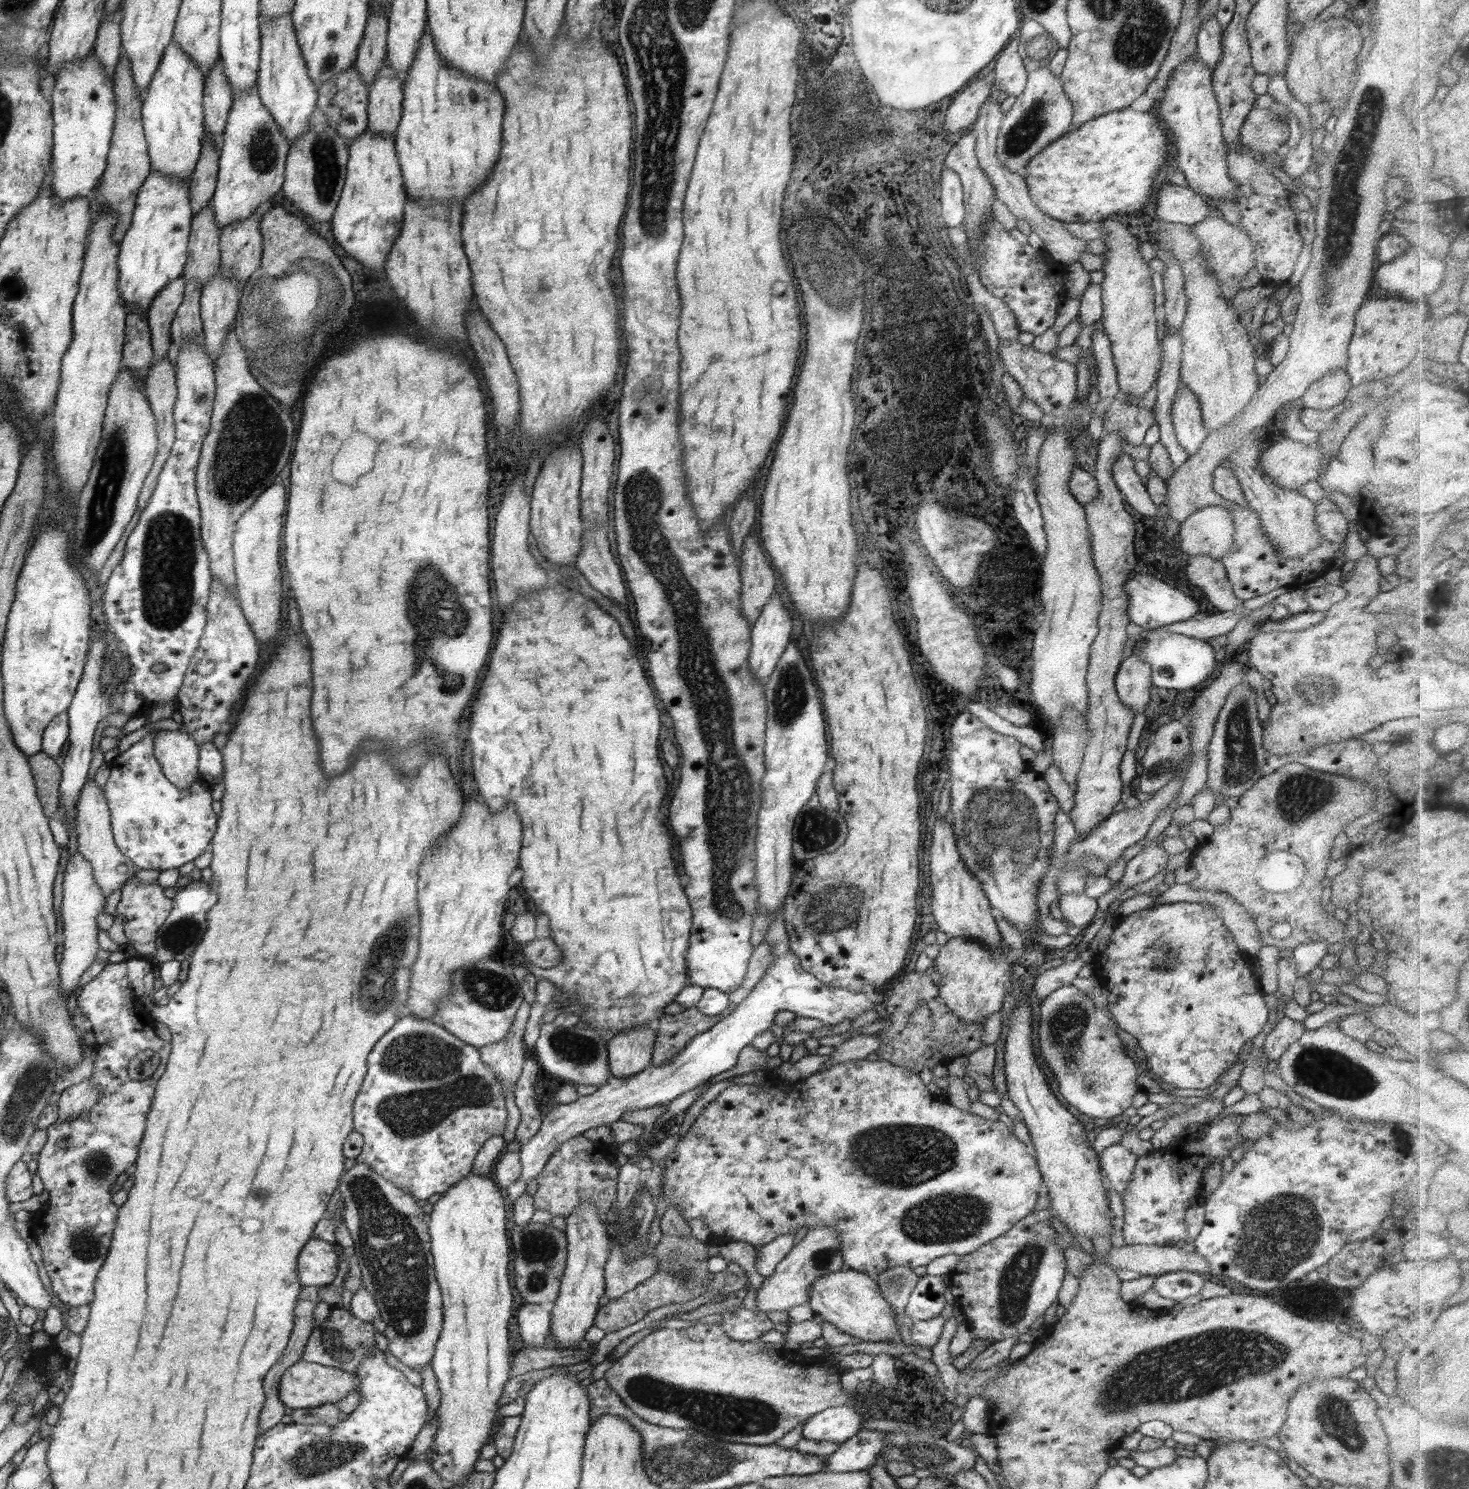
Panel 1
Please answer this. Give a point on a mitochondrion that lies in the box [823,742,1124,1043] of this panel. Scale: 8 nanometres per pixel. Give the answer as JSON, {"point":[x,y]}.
{"point":[1004,831]}

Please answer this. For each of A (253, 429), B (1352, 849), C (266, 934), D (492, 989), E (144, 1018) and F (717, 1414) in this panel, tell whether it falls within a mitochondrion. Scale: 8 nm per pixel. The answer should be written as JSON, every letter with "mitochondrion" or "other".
{"A":"mitochondrion","B":"other","C":"other","D":"mitochondrion","E":"other","F":"mitochondrion"}

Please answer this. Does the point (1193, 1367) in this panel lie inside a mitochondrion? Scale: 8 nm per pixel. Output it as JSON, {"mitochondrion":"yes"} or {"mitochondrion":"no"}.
{"mitochondrion":"yes"}

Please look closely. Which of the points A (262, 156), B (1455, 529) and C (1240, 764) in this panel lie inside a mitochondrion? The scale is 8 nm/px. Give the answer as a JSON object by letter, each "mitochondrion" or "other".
{"A":"mitochondrion","B":"other","C":"mitochondrion"}

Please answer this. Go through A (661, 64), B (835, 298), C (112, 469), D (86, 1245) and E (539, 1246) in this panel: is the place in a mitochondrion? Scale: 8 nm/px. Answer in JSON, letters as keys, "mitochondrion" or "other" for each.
{"A":"mitochondrion","B":"mitochondrion","C":"mitochondrion","D":"mitochondrion","E":"mitochondrion"}

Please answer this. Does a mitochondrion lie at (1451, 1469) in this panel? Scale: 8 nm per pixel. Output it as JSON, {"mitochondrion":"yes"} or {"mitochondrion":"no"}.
{"mitochondrion":"yes"}

